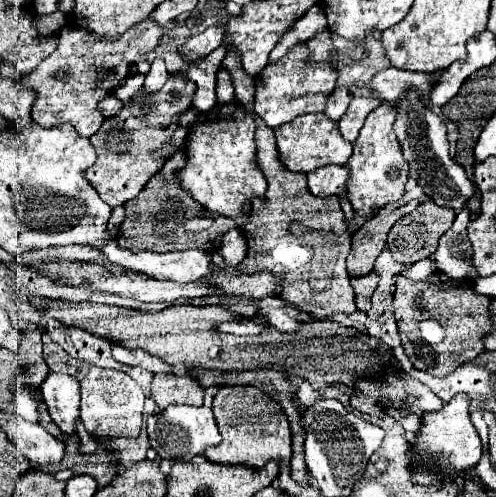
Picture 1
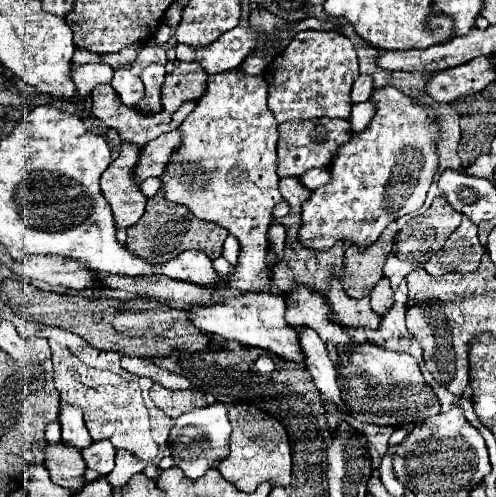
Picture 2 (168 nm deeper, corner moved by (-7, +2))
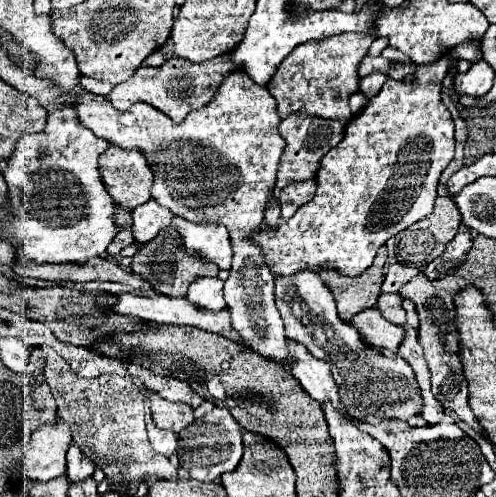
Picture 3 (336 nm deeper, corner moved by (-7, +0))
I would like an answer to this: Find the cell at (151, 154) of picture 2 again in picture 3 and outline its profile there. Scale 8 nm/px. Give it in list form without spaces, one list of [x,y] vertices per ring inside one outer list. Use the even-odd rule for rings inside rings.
[[[111,145],[99,159],[99,171],[101,171],[101,181],[107,187],[113,205],[123,207],[123,209],[133,209],[137,205],[143,205],[151,199],[151,185],[153,185],[153,173],[143,159],[141,151],[127,151]]]

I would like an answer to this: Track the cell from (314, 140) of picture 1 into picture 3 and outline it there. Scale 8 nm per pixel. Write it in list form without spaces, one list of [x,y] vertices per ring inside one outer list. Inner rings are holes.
[[[295,113],[295,115],[287,115],[285,119],[281,119],[281,137],[285,139],[285,149],[281,155],[281,165],[277,171],[276,183],[273,195],[279,201],[279,195],[283,187],[287,187],[289,183],[295,181],[309,181],[315,179],[317,169],[319,169],[319,161],[323,159],[323,155],[333,149],[341,139],[343,139],[343,123],[335,121],[335,119],[323,119],[323,117],[315,117],[315,115],[303,115],[303,113]]]

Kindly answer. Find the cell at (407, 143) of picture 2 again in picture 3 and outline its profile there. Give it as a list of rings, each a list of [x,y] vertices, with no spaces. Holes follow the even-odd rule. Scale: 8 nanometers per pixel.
[[[461,43],[435,63],[417,67],[413,81],[387,79],[363,111],[347,123],[343,141],[321,161],[315,197],[291,219],[281,217],[275,227],[261,223],[259,231],[249,235],[261,247],[275,277],[303,269],[335,269],[341,275],[357,277],[371,267],[381,245],[431,215],[439,177],[455,155],[455,125],[441,101],[441,81],[451,63],[459,59],[479,61],[479,43]]]

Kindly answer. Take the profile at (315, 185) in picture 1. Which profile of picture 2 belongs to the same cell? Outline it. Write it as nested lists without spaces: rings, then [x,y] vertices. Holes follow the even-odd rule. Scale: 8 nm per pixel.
[[[327,167],[325,169],[309,169],[305,175],[301,175],[301,181],[307,189],[313,191],[313,189],[325,185],[327,181],[331,181],[331,173]]]

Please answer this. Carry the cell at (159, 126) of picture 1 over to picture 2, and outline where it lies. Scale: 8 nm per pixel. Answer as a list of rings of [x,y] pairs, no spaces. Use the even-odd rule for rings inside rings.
[[[119,141],[119,157],[101,175],[101,193],[113,209],[117,227],[131,227],[145,211],[147,197],[141,187],[135,185],[135,165],[139,161],[141,147],[131,141]]]

